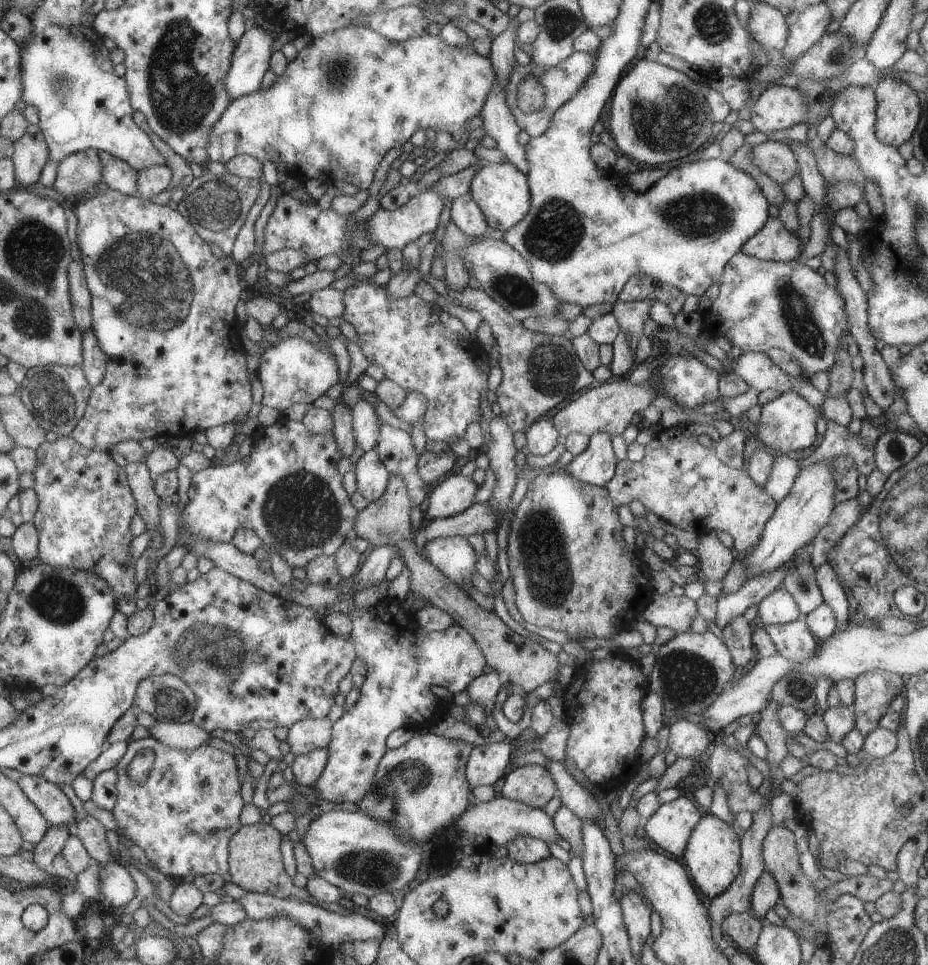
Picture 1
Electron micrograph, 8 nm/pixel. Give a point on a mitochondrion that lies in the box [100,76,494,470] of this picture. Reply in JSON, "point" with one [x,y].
{"point":[217,205]}

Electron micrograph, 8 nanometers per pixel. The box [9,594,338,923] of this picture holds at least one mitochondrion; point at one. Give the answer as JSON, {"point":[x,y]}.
{"point":[209,649]}

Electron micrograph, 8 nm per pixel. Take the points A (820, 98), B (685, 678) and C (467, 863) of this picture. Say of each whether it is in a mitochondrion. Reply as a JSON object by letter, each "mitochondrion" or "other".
{"A":"other","B":"mitochondrion","C":"other"}

